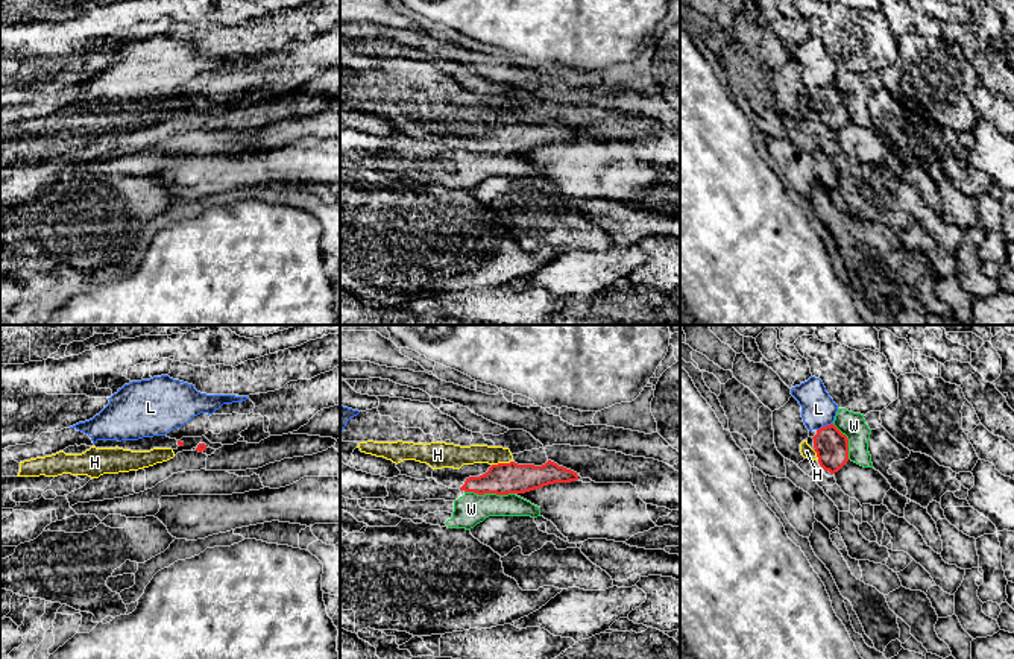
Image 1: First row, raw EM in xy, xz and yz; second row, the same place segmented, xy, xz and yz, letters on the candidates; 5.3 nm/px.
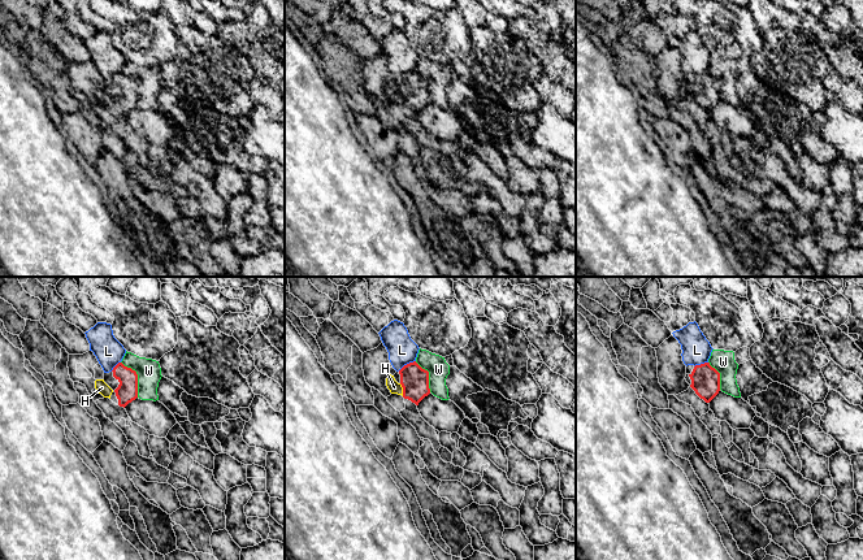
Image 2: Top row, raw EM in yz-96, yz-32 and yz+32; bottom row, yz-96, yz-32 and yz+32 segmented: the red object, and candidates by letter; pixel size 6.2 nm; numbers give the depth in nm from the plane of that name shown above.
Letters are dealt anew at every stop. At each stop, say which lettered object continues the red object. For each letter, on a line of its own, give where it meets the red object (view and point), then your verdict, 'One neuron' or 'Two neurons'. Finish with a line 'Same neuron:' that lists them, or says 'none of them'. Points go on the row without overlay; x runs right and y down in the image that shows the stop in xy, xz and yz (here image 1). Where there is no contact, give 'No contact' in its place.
H: Touches red at xz (501, 123). One neuron
L: Touches red at yz (826, 85). Two neurons
W: Touches red at xz (489, 152). Two neurons
Same neuron: H

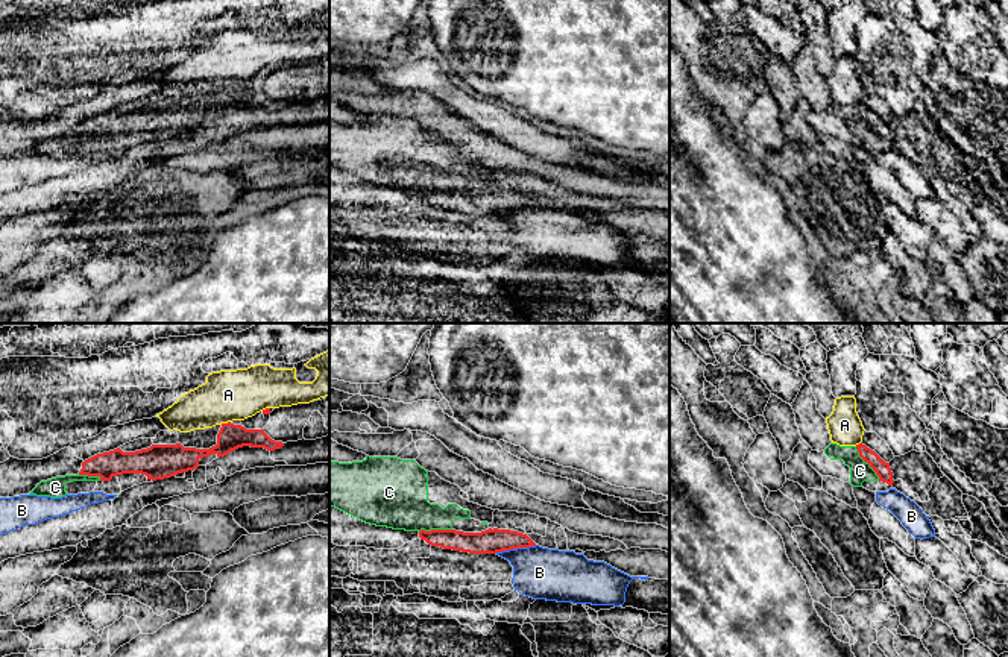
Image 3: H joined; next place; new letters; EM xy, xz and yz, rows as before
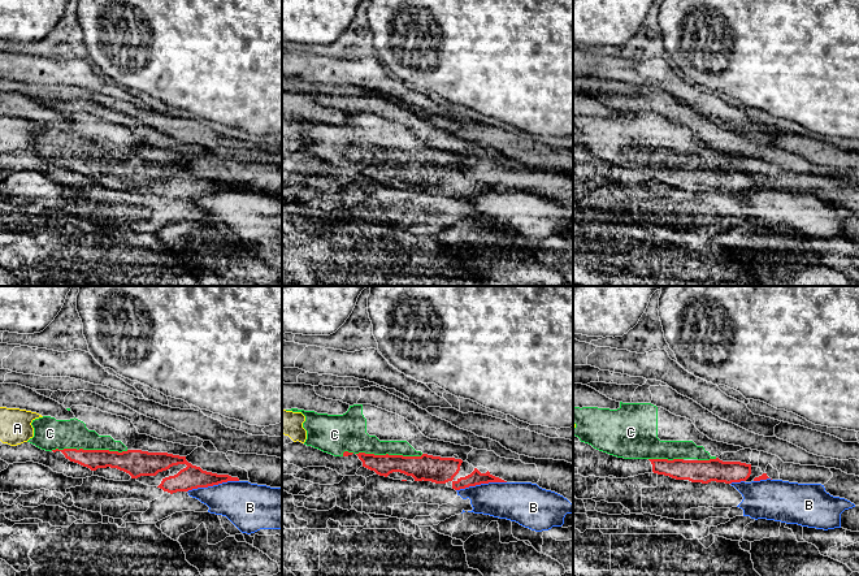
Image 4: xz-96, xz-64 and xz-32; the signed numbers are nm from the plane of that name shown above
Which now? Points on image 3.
A: Touches red at xy (225, 84). Two neurons
B: Touches red at xz (515, 208). Two neurons
C: Touches red at yz (867, 122). One neuron
Same neuron: C

